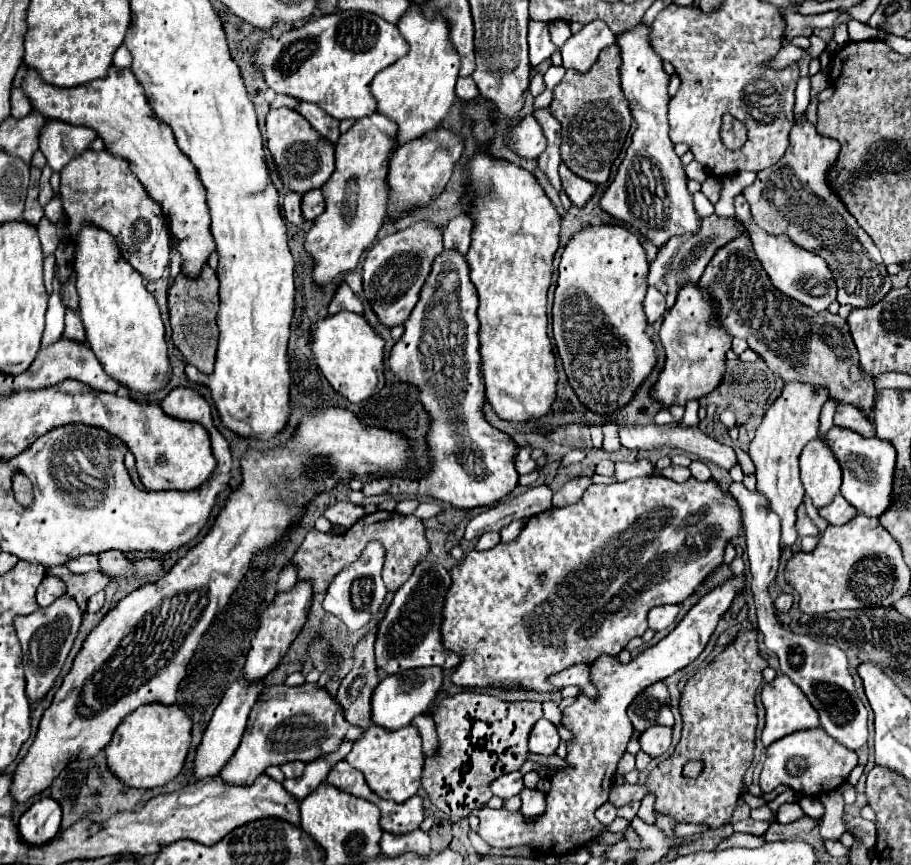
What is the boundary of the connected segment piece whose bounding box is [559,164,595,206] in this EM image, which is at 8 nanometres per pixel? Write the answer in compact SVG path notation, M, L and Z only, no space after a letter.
M565 164L559 166L559 176L561 176L561 182L563 182L563 190L567 192L567 196L571 198L571 202L575 206L583 206L593 196L595 184L575 176Z

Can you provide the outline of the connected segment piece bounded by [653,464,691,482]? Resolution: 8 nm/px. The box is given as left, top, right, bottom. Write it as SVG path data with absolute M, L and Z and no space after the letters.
M673 464L667 466L667 468L663 468L663 470L655 468L653 474L659 474L659 476L665 476L665 478L671 478L671 480L675 480L675 482L685 482L685 480L691 476L689 468L681 468L681 466L673 466Z

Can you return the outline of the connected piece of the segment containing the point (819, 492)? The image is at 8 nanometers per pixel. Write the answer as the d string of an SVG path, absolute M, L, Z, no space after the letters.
M821 438L811 440L801 452L801 482L815 508L827 506L841 488L841 468Z

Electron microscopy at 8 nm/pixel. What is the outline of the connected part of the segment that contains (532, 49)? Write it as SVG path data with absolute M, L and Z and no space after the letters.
M529 20L529 60L533 66L545 62L551 58L553 52L557 52L557 46L553 46L549 38L547 24L539 24L535 20Z

